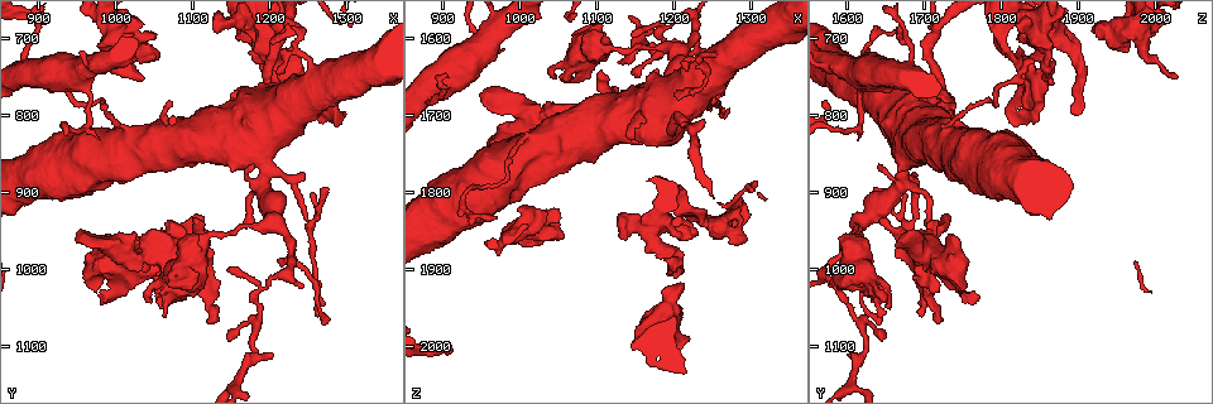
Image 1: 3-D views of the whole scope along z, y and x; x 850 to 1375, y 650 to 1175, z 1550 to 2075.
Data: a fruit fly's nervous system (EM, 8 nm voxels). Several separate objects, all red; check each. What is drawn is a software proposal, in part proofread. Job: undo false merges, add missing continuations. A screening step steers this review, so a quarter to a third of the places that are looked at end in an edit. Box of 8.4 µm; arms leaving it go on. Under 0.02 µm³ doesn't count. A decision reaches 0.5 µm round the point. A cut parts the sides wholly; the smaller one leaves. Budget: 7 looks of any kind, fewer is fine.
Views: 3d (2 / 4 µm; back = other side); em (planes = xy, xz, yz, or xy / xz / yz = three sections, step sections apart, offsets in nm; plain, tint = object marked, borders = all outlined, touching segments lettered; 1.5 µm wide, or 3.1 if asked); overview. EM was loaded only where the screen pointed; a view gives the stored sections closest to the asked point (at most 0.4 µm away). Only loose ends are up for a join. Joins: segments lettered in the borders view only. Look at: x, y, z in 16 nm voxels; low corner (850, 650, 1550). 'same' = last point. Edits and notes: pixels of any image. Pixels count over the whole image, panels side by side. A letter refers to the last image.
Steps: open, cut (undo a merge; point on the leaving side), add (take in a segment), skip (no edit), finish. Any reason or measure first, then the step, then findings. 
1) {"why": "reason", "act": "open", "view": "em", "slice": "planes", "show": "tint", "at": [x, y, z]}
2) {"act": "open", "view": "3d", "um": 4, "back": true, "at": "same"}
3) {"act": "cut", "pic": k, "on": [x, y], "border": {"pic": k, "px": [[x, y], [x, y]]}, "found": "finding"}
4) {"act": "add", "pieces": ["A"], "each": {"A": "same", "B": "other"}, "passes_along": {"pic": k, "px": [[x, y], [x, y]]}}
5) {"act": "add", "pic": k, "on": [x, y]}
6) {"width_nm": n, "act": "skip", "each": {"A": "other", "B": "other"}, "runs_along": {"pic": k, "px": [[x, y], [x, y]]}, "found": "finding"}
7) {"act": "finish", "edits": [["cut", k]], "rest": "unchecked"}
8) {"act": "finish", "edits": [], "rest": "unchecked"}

{"why": "an open end", "act": "open", "view": "em", "slice": "planes", "show": "borders", "at": [1050, 705, 1825]}

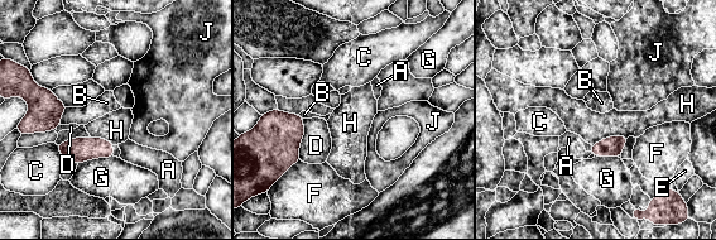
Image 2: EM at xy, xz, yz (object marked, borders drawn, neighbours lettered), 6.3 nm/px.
{"width_nm": 130, "act": "skip", "each": {"A": "other", "B": "other", "C": "other", "D": "other", "E": "other", "F": "other", "G": "other", "H": "other", "J": "other"}, "border": {"pic": 2, "px": [[113, 156], [86, 159], [78, 164]]}, "found": "no lettered segment goes on from it"}

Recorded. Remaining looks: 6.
{"why": "stops while still wide", "act": "open", "view": "3d", "um": 4, "back": true, "at": [950, 950, 1680]}

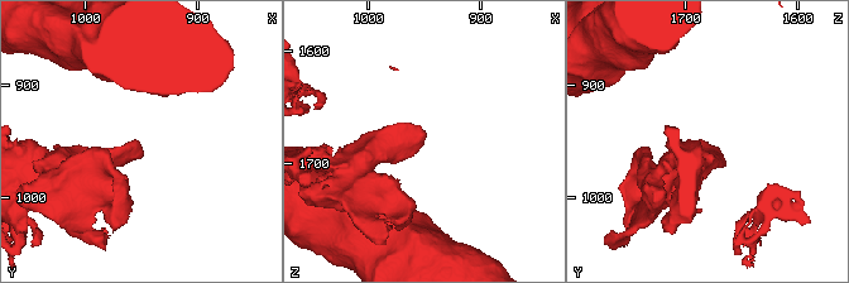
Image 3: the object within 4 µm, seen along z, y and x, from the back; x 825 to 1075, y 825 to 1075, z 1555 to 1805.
{"act": "open", "view": "em", "slice": "yz", "step": 8, "show": "tint", "at": [952, 950, 1678]}

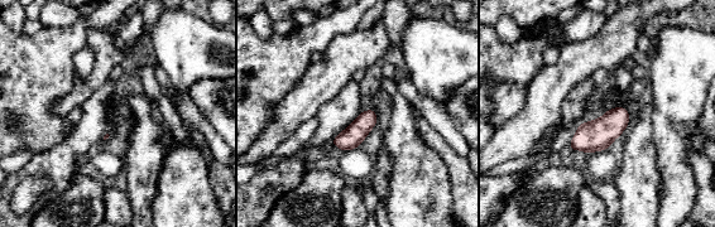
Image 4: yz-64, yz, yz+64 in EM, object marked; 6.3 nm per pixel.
{"why": "another direction", "act": "open", "view": "em", "slice": "planes", "show": "borders", "at": "same"}

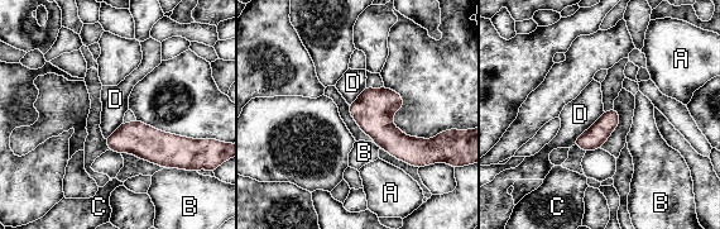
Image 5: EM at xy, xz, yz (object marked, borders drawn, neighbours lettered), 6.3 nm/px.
{"act": "skip", "each": {"A": "other", "B": "other", "C": "other", "D": "other"}, "border": {"pic": 5, "px": [[604, 111], [572, 144]]}, "found": "no lettered segment goes on from it"}

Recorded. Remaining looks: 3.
{"why": "tapers out", "act": "open", "view": "3d", "um": 4, "at": [1200, 710, 1670]}

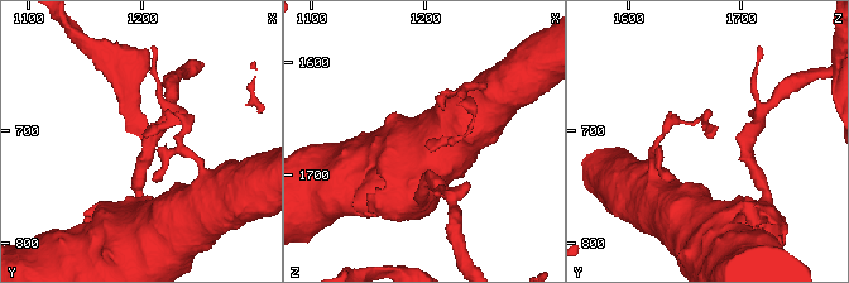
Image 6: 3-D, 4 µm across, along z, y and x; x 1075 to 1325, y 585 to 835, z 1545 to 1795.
{"why": "need the tissue", "act": "open", "view": "em", "slice": "yz", "step": 4, "show": "tint", "at": [1204, 708, 1674]}

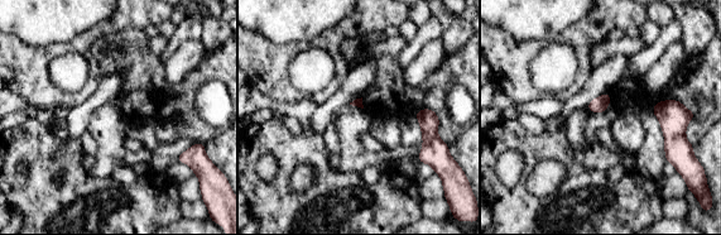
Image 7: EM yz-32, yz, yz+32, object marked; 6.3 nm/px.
{"why": "what lies round it", "act": "open", "view": "em", "slice": "yz", "step": 4, "show": "borders", "at": "same"}

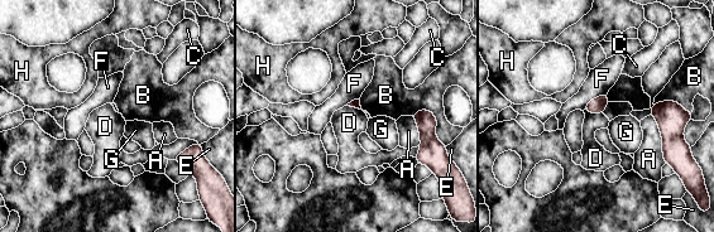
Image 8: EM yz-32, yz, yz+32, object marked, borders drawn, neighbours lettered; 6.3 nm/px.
{"longest_contact_nm": ["A", 340], "act": "skip", "each": {"A": "other", "B": "other", "C": "other", "D": "other", "E": "other", "F": "other", "G": "other", "H": "other"}, "found": "no lettered segment goes on from it"}

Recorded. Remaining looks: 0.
{"act": "finish", "edits": [], "rest": "unchecked"}

